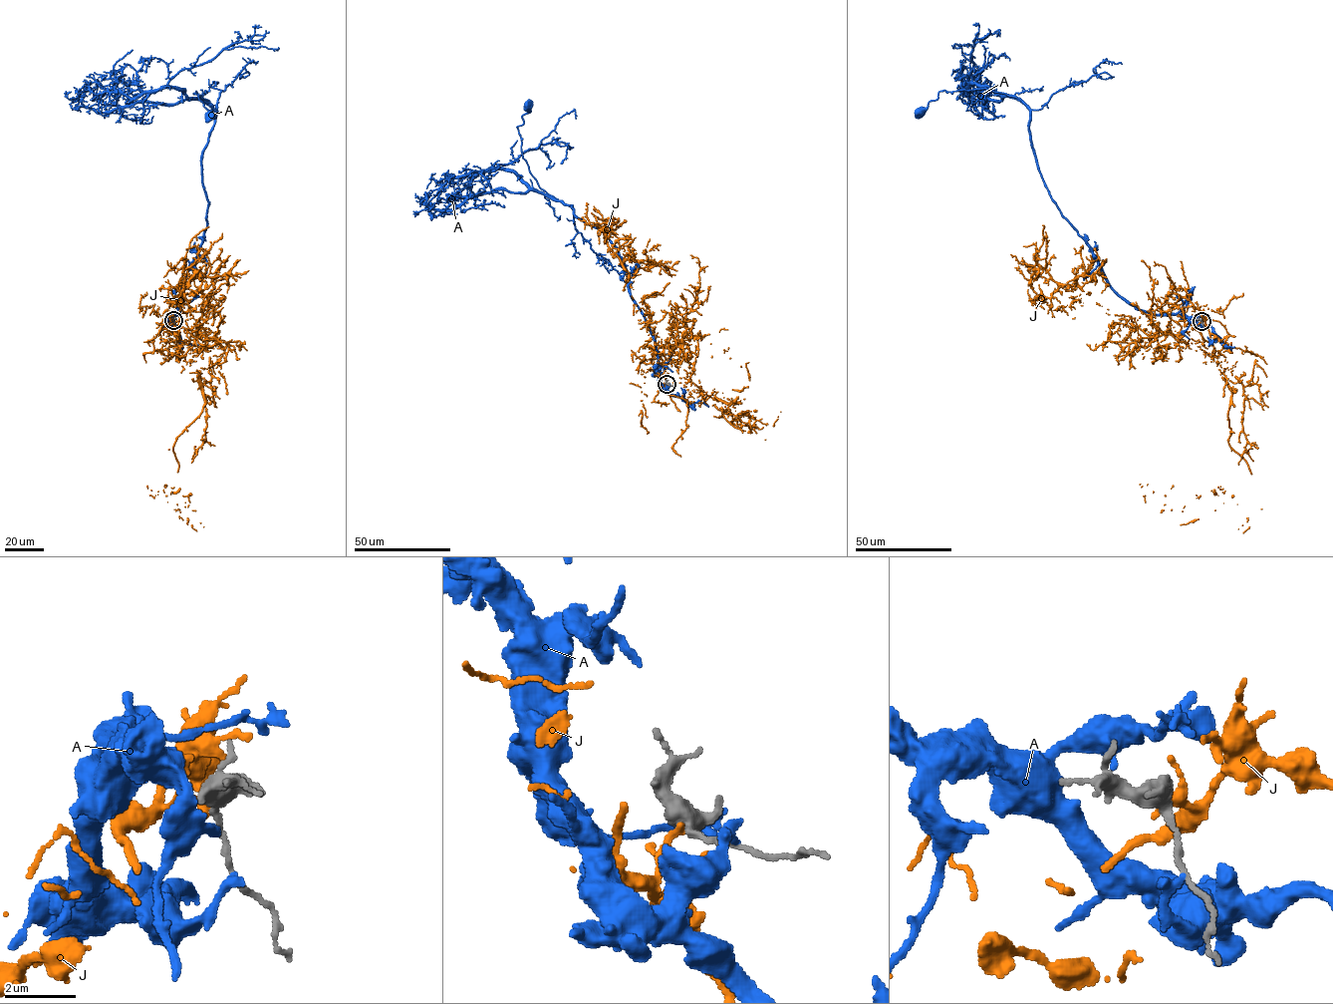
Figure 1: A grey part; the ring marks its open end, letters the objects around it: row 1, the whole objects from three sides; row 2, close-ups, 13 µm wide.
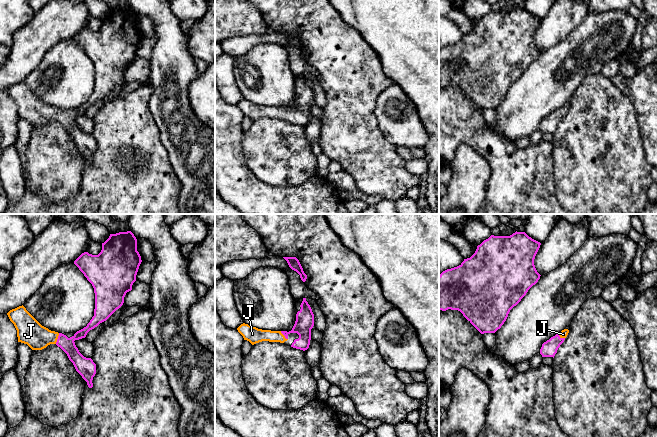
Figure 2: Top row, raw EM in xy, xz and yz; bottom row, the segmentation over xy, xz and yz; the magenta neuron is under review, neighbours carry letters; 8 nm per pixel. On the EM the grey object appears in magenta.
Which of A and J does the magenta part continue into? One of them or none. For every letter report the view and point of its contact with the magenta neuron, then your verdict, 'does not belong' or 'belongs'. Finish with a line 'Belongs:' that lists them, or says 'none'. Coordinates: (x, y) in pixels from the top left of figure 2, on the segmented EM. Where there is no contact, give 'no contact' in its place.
A: no contact; does not belong
J: contact xy (58, 338); belongs
Belongs: J

